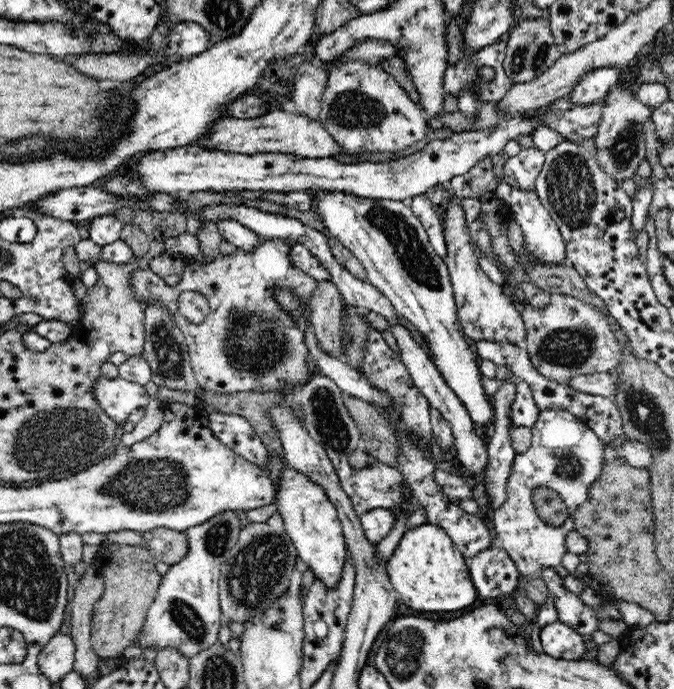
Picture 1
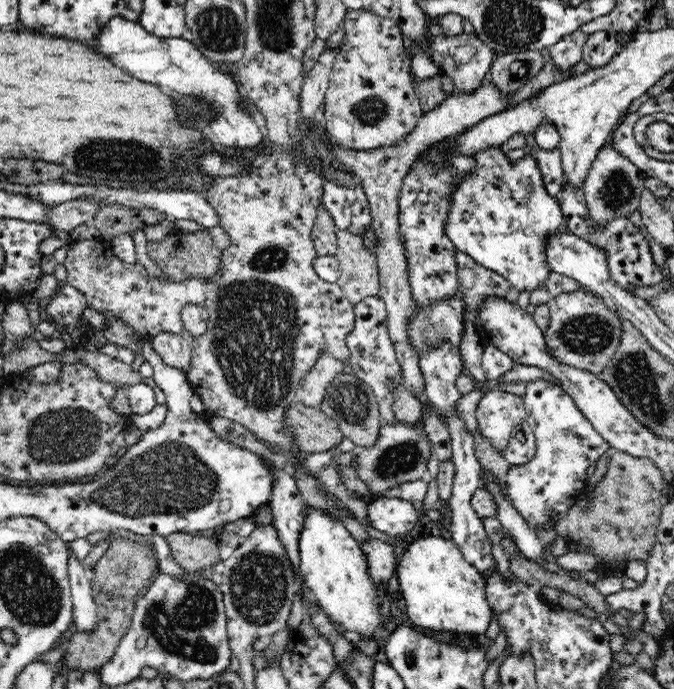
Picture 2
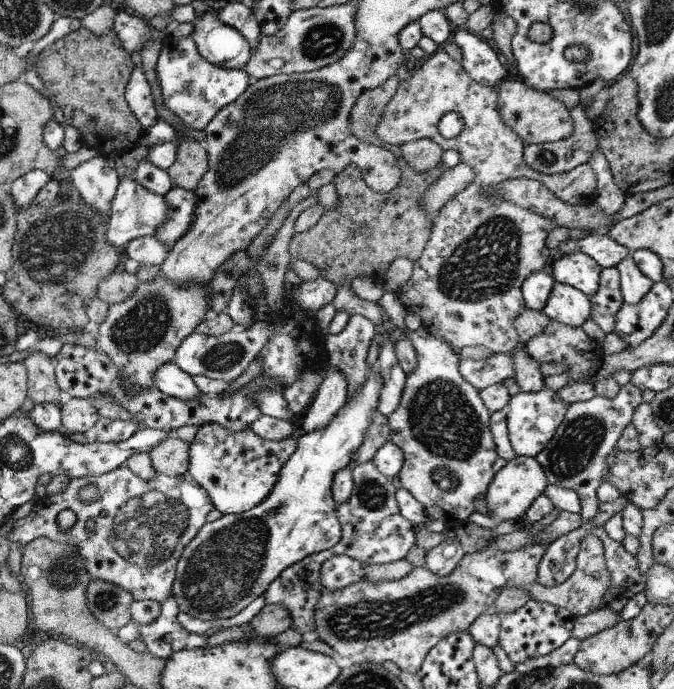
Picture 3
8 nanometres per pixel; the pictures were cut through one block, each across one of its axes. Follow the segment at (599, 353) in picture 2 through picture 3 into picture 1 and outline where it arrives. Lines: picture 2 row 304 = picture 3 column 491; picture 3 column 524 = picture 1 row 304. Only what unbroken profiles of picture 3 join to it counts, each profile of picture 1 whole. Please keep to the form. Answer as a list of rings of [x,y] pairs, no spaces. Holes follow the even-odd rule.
[[[553,291],[547,306],[538,309],[525,304],[521,306],[520,313],[526,329],[524,342],[529,359],[542,376],[566,385],[574,376],[610,373],[620,365],[622,351],[618,339],[608,317],[594,305]]]

